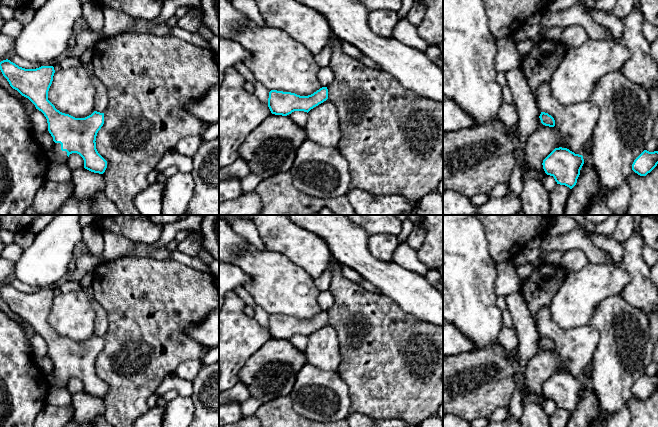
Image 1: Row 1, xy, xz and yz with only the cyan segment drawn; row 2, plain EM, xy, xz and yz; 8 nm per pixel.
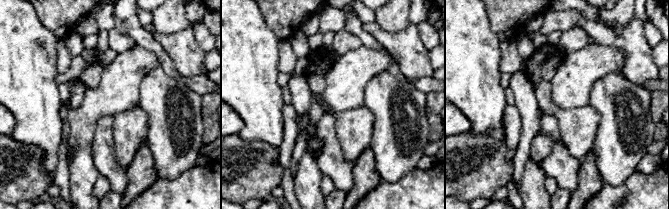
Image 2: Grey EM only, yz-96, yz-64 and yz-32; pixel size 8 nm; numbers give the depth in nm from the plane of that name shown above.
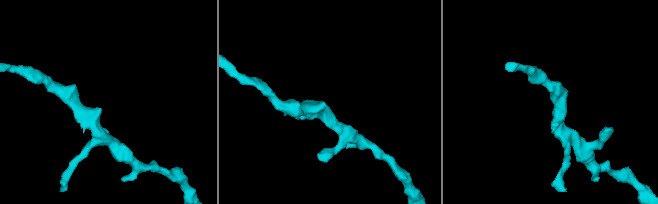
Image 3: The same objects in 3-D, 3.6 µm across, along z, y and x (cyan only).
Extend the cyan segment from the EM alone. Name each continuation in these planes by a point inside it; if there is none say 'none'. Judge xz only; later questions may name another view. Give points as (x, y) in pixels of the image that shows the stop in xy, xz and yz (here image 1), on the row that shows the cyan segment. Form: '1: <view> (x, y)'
none

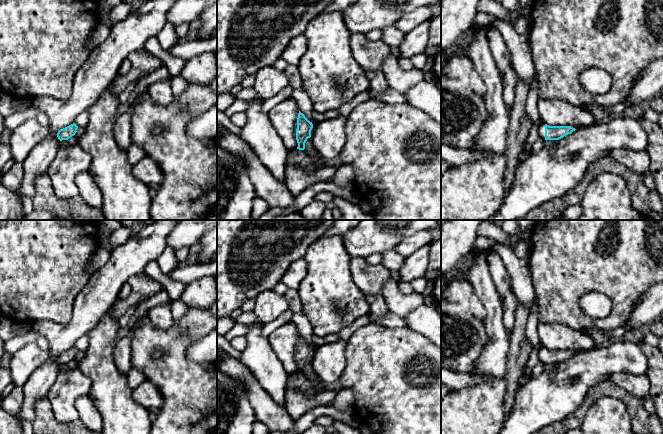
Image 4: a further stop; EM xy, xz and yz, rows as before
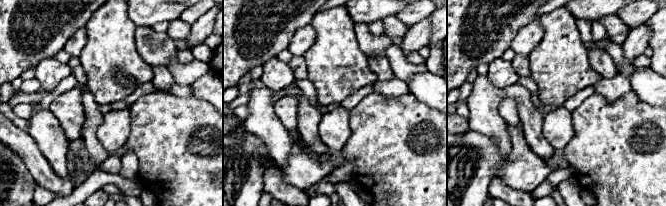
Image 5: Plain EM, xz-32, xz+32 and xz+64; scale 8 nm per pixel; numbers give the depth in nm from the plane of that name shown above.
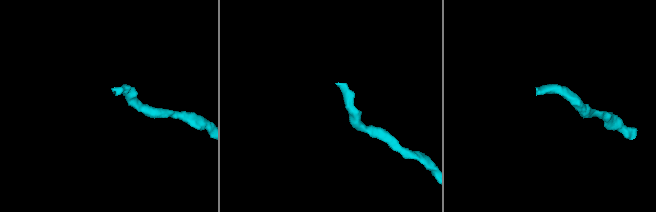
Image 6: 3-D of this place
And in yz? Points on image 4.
1: yz (541, 130)

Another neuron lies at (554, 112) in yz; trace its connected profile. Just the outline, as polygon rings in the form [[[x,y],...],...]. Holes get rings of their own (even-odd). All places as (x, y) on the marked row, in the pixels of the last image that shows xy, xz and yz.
[[[540,98],[537,108],[542,122],[549,126],[571,126],[578,129],[596,123],[592,114],[586,109],[559,98]]]

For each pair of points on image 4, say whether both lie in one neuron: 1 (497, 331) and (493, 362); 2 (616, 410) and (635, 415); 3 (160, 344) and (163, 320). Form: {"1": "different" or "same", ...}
{"1": "same", "2": "different", "3": "different"}

